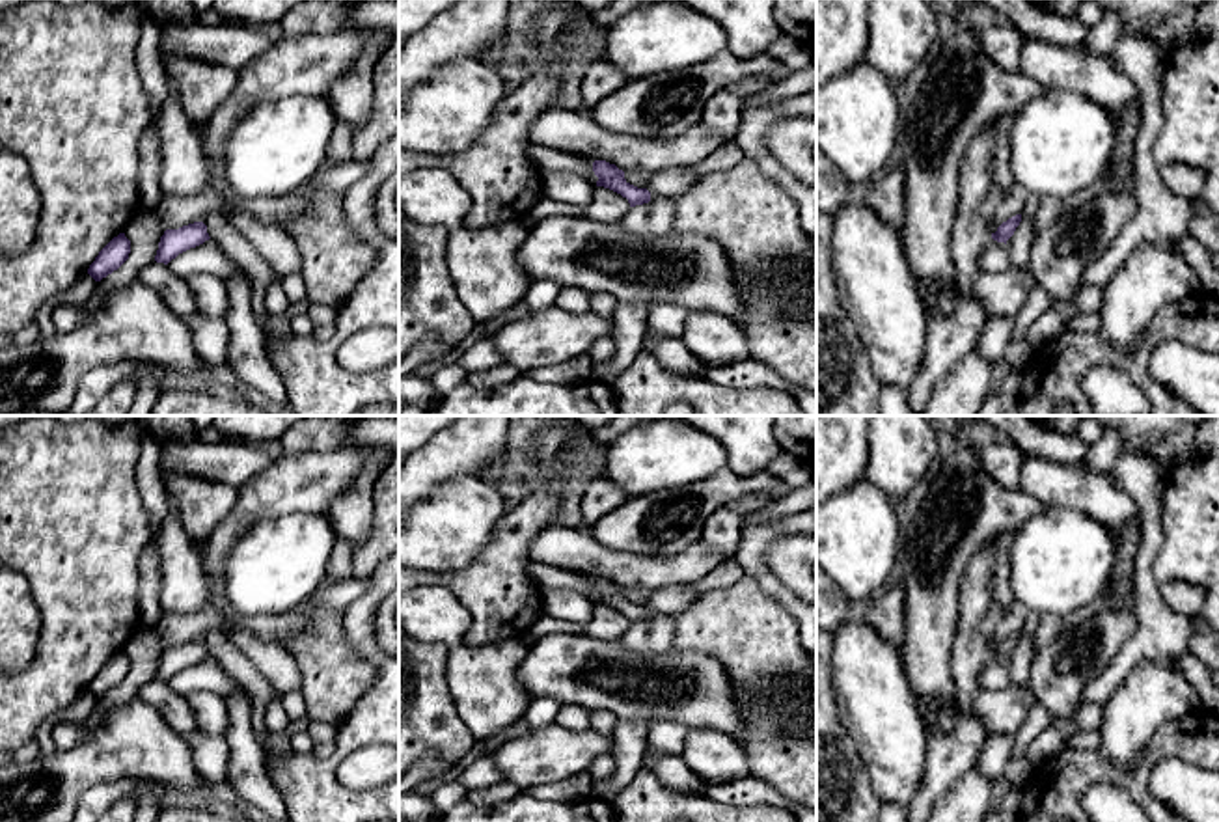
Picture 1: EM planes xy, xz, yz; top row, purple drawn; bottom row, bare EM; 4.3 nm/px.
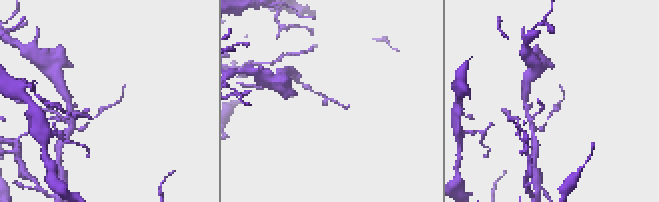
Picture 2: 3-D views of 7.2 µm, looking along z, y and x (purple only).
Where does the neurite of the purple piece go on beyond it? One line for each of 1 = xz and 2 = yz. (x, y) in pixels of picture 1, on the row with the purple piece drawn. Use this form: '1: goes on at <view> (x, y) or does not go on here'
1: does not go on here
2: does not go on here

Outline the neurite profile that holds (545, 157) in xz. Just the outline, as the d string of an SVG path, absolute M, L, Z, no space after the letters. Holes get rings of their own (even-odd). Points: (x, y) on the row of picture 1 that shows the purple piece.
M531 145L527 149L527 157L542 170L567 170L574 171L587 181L591 181L596 186L598 177L593 171L593 158L583 157L583 155L574 155L567 151L557 151L552 147L541 147L541 145Z

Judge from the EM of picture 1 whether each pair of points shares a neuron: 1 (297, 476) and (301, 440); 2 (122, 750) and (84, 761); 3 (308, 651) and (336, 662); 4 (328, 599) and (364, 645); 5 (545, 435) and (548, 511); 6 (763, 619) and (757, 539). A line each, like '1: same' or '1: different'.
1: different
2: same
3: same
4: different
5: different
6: different

